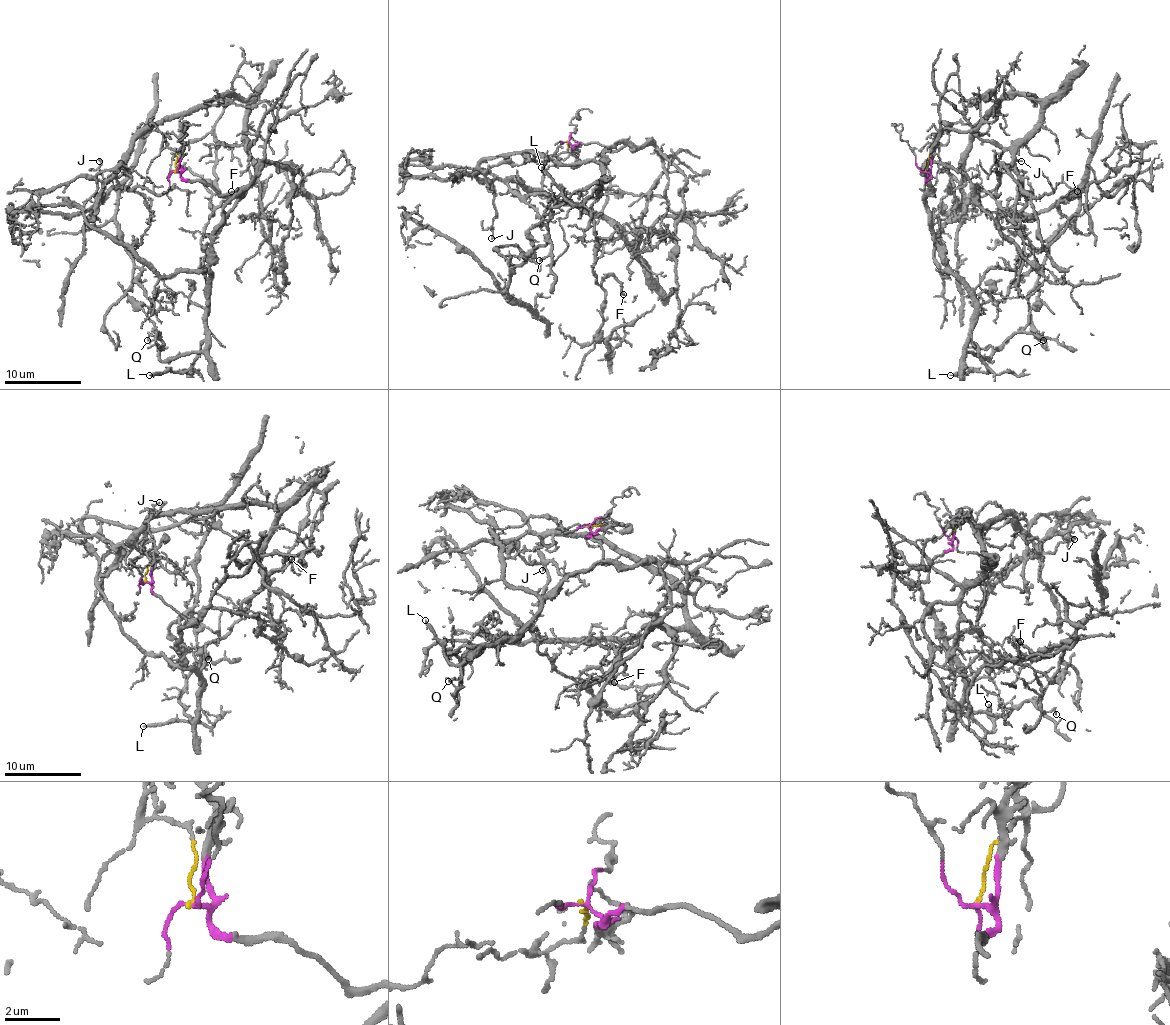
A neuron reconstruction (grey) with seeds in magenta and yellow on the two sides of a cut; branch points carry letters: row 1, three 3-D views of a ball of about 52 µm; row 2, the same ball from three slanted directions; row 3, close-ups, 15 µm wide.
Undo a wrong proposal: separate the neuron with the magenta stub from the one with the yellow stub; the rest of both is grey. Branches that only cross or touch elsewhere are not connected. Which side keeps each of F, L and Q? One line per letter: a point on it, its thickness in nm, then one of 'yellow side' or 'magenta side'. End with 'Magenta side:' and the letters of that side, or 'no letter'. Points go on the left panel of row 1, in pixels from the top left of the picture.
F: place (231, 191); calibre 140 nm; magenta side
L: place (149, 375); calibre 220 nm; magenta side
Q: place (147, 340); calibre 110 nm; magenta side
Magenta side: F, L, Q

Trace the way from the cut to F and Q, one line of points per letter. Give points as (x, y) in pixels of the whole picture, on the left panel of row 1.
F: (176, 172), (232, 196), (213, 235), (207, 288), (199, 269), (205, 254), (201, 237), (232, 191)
Q: (176, 172), (232, 196), (213, 235), (203, 347), (167, 361), (155, 340), (159, 334), (148, 340)

